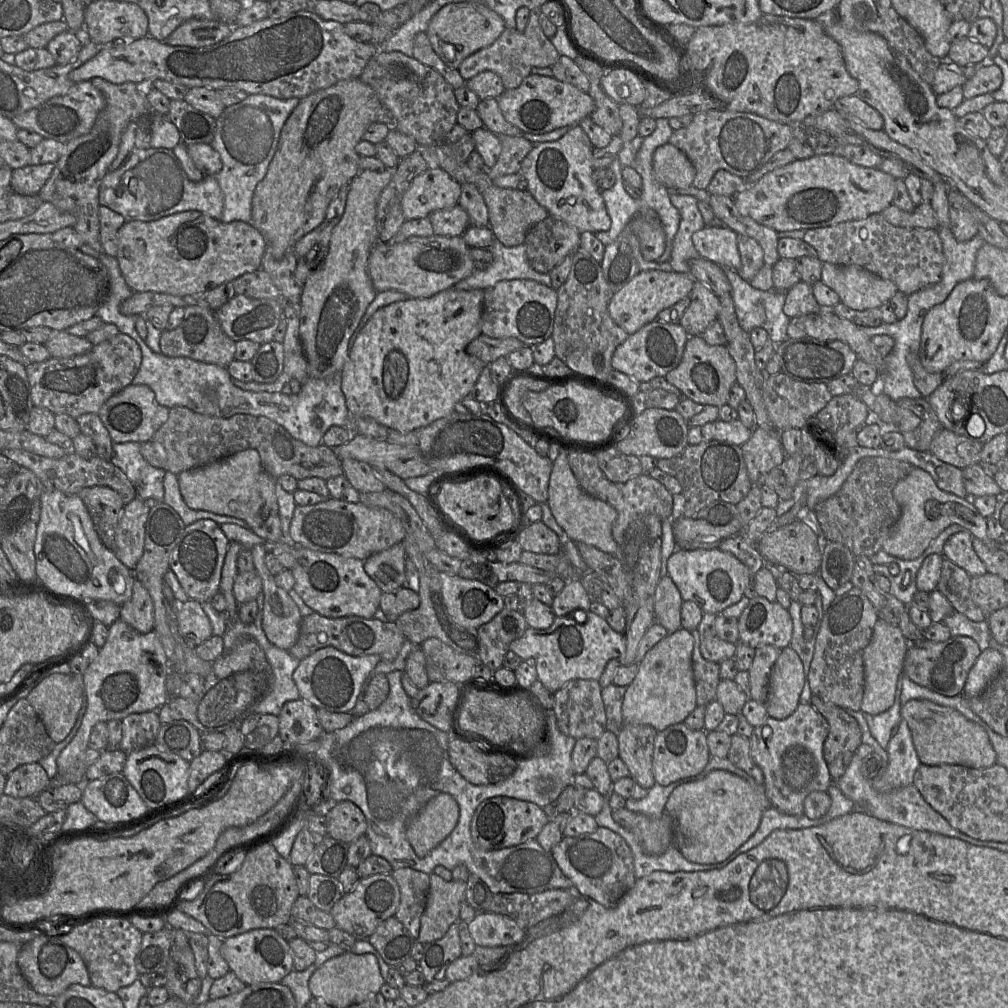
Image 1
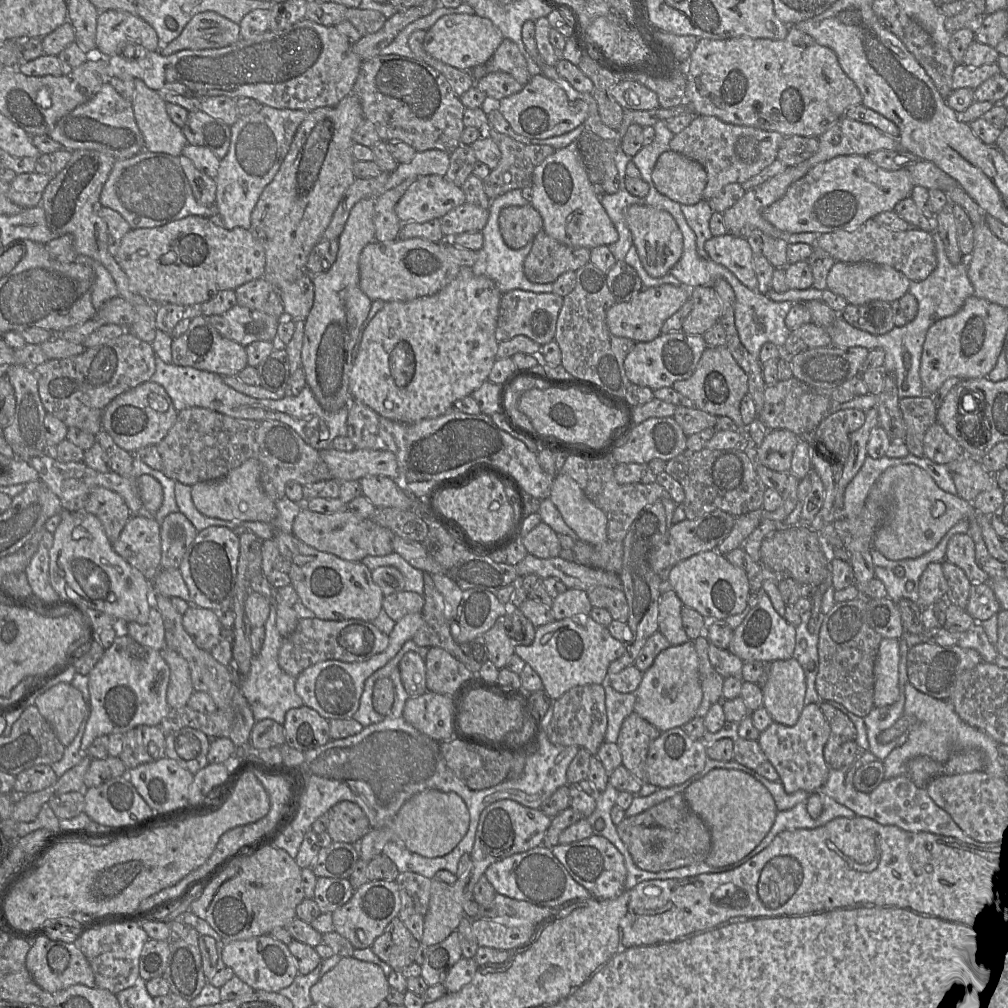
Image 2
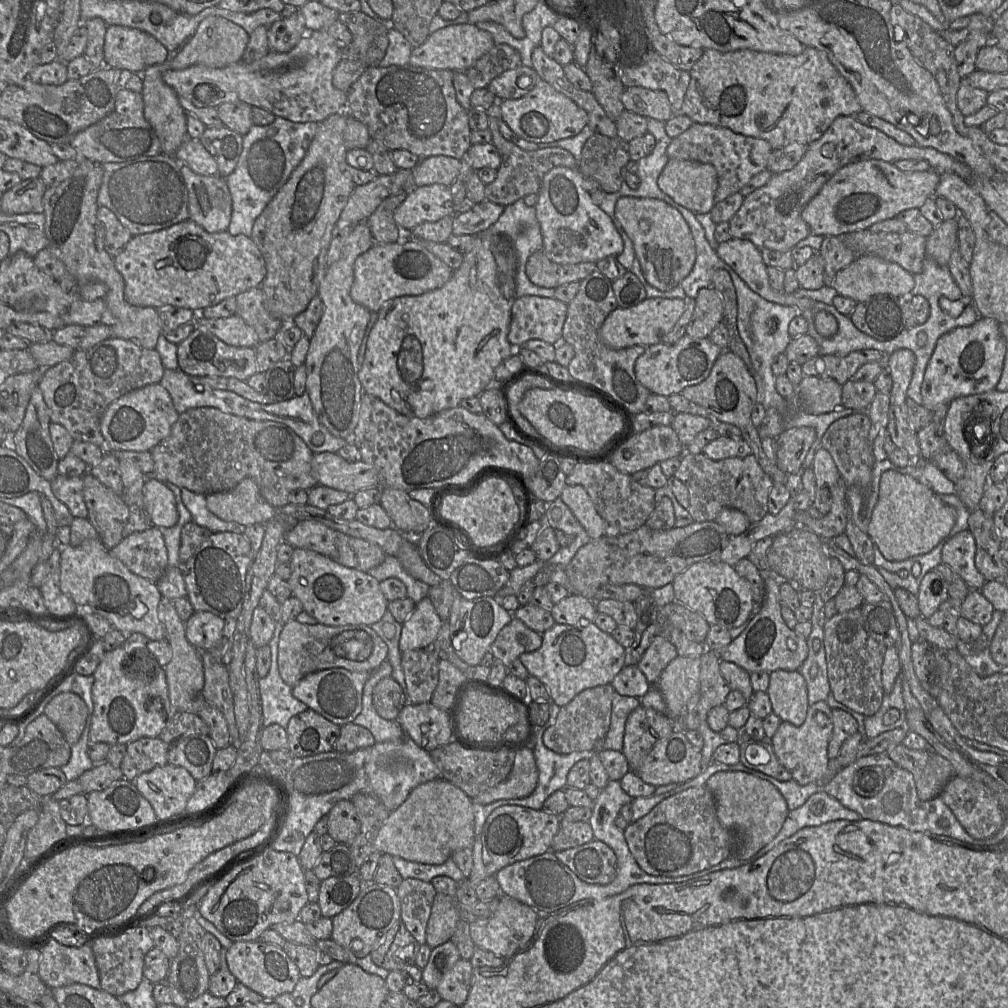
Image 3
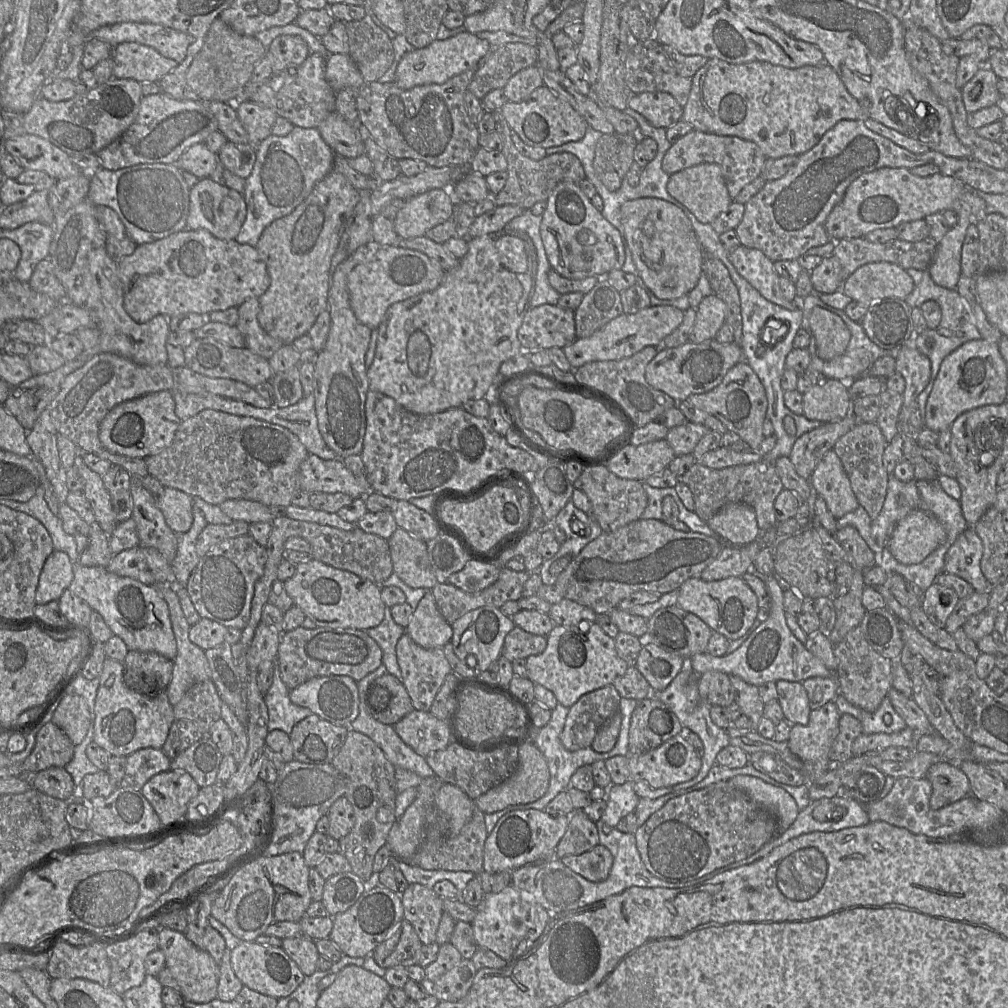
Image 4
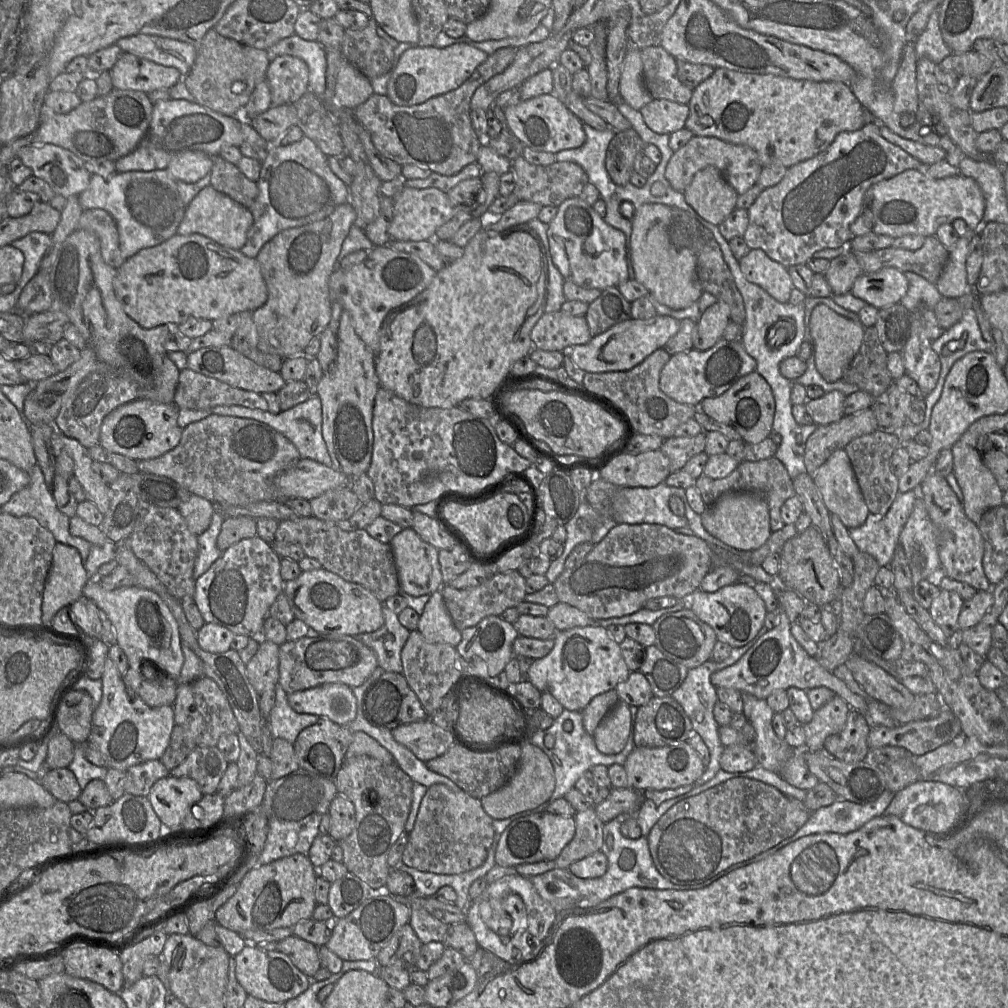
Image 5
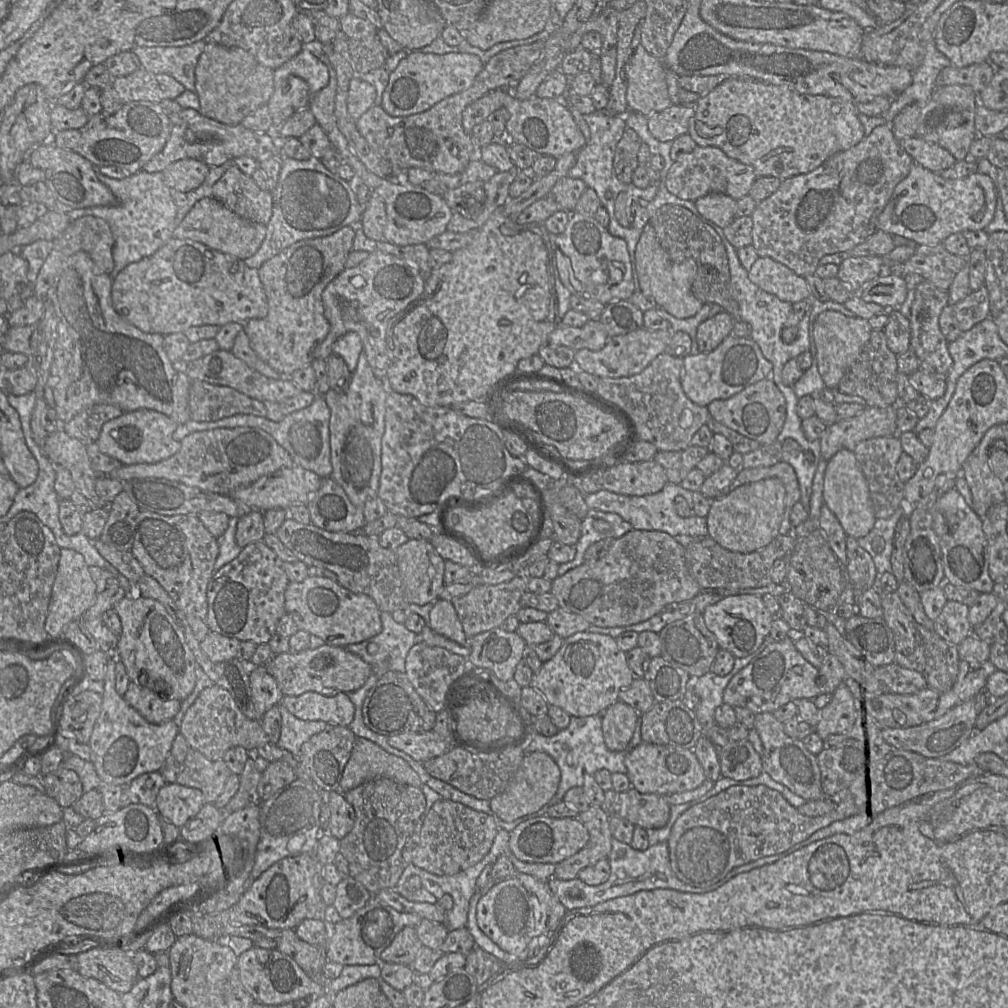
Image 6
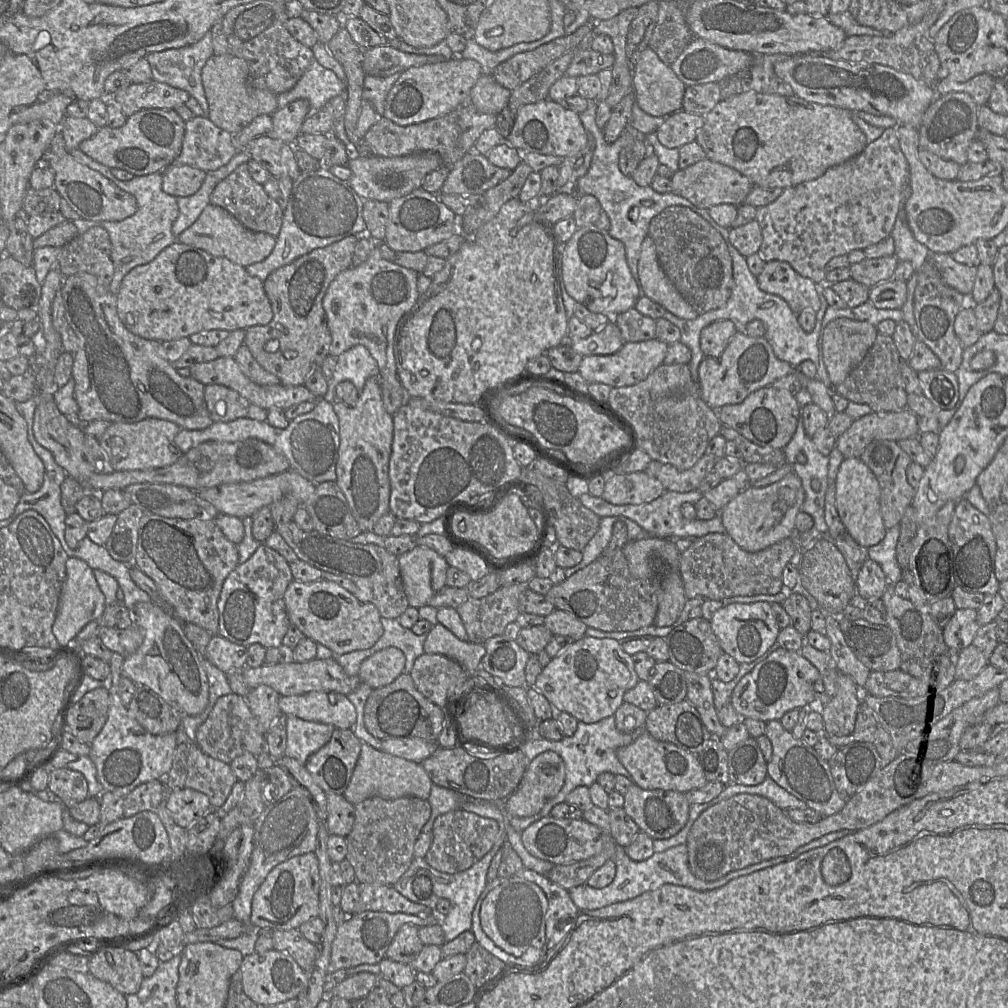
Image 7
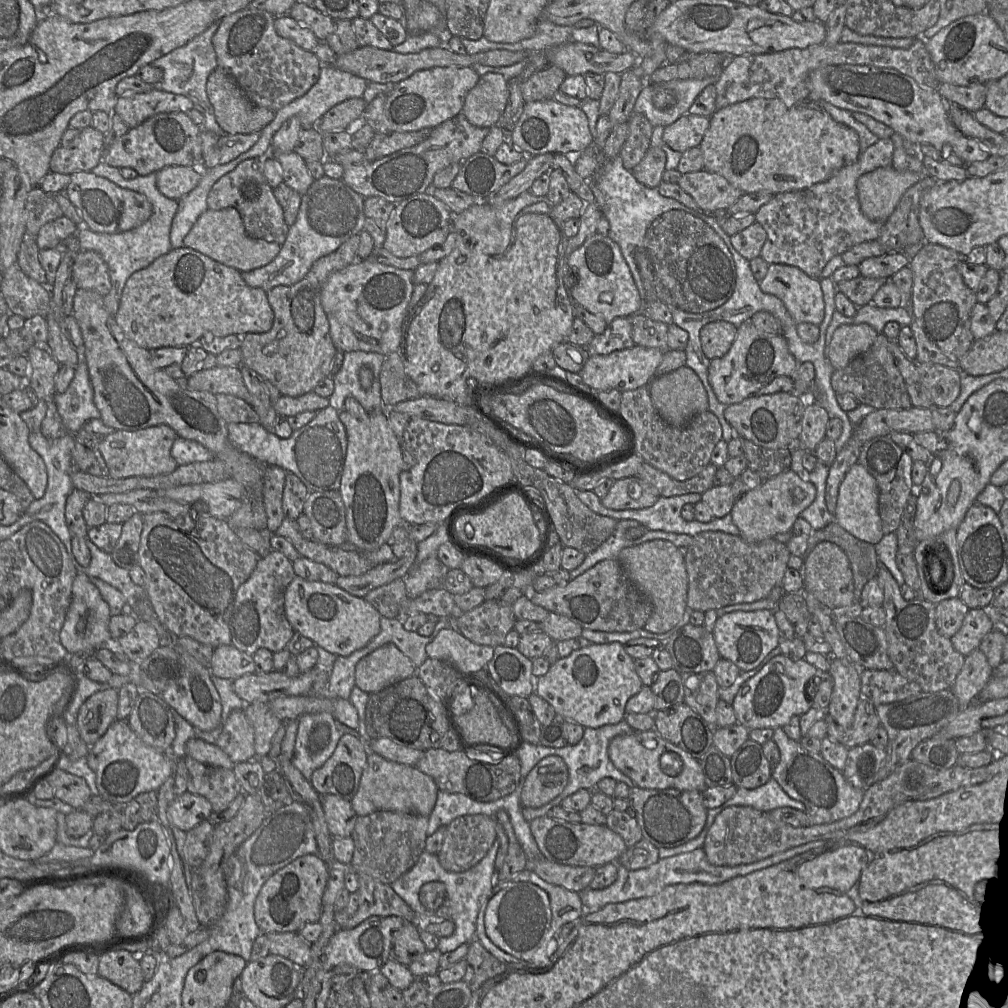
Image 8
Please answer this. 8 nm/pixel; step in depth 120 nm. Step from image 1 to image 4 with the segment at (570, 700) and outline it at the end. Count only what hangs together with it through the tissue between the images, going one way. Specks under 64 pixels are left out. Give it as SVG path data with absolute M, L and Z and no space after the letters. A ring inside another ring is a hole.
M613 684L581 696L569 707L560 736L569 751L590 747L600 728L618 712L620 696Z

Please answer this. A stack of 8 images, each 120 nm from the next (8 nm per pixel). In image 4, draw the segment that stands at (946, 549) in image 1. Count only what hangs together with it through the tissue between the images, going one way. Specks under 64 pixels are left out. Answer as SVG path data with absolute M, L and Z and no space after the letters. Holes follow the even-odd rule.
M973 527L963 531L950 546L944 558L944 571L966 580L976 592L991 591L980 567L983 544Z

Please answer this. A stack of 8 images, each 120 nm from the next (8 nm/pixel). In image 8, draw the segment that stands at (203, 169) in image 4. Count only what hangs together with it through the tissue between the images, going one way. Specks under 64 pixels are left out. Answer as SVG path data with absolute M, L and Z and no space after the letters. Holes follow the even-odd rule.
M167 166L156 172L156 186L166 197L179 200L200 182L202 171L187 166Z

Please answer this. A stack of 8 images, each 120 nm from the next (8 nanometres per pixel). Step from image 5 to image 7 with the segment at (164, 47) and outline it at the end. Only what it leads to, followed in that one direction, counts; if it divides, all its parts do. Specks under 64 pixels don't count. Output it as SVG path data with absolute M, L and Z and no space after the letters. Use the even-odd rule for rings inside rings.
M209 30L198 42L146 55L153 80L186 91L194 97L204 113L207 111L201 72L213 55L212 33Z

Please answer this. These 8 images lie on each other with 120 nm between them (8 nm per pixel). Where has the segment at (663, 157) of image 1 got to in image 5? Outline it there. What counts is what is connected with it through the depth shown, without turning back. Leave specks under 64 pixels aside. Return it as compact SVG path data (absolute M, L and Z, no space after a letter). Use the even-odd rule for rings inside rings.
M715 166L698 171L683 194L701 217L717 226L737 208L739 196Z

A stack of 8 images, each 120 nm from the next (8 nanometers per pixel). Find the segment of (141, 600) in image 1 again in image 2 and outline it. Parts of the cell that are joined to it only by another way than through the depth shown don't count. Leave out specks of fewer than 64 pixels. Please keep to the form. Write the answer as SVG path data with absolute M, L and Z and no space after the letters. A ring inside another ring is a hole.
M156 607L150 608L149 619L146 624L137 622L120 623L120 630L126 632L138 643L157 651L166 647L164 624L160 612Z

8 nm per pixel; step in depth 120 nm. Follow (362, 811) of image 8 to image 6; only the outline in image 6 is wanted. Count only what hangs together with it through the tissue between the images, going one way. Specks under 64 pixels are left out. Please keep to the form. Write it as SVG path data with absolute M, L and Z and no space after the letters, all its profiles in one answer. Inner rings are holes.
M356 737L351 756L346 764L340 781L339 792L347 791L376 778L389 778L397 783L421 788L423 783L419 775L401 757L388 753L376 743L363 738Z

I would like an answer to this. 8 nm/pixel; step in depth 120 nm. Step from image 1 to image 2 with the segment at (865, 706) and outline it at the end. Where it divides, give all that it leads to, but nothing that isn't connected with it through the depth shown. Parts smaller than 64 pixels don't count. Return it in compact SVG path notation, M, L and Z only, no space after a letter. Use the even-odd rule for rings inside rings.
M882 638L874 665L874 707L887 707L898 700L899 663L899 640Z

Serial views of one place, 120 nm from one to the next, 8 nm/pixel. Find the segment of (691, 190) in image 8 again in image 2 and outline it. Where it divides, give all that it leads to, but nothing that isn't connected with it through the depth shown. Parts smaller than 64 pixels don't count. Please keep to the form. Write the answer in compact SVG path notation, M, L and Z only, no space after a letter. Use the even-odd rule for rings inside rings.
M695 115L689 126L675 134L670 149L700 163L707 172L703 198L710 200L729 183L744 183L777 159L784 136L751 126L724 122L715 116Z

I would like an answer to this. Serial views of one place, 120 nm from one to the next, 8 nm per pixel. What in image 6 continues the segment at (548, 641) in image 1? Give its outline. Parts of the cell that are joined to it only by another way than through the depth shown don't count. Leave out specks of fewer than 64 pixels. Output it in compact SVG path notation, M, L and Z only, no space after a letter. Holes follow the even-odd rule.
M584 631L563 640L554 657L533 674L531 686L549 705L558 706L571 716L587 717L604 713L619 700L620 691L629 687L634 678L626 653L618 647L613 637Z

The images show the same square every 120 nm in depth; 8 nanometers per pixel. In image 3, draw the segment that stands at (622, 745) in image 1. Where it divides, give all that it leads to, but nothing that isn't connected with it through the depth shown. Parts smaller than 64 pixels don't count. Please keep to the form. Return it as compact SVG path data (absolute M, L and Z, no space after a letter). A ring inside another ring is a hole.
M639 705L628 716L622 752L630 771L636 771L654 745L674 732L674 723L666 715Z

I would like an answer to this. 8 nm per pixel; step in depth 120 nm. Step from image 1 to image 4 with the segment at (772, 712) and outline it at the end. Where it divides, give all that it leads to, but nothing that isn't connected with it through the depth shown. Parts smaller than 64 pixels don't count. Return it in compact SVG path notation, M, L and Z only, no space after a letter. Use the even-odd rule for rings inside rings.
M779 680L776 682L777 700L784 719L792 724L806 725L810 717L809 698L801 682Z

